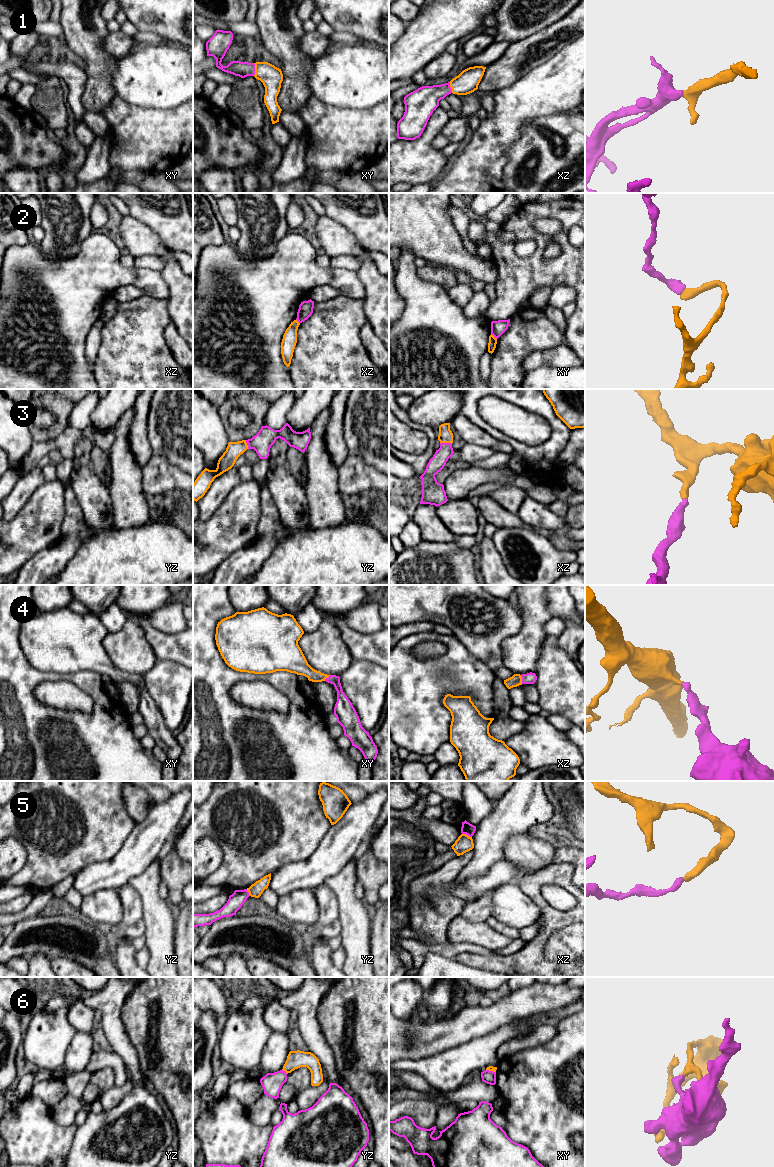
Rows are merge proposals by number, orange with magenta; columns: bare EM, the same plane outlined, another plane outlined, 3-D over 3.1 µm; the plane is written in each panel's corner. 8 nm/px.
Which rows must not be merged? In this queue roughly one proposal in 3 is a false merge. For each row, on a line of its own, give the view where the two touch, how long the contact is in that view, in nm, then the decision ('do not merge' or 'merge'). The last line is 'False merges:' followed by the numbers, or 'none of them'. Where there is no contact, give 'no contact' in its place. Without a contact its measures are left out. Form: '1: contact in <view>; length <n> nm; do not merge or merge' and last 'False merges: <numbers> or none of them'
1: contact in xy; length 100 nm; merge
2: contact in xy; length 70 nm; do not merge
3: contact in xz; length 100 nm; merge
4: contact in xz; length 70 nm; merge
5: contact in xz; length 90 nm; do not merge
6: contact in yz; length 60 nm; do not merge
False merges: 2, 5, 6

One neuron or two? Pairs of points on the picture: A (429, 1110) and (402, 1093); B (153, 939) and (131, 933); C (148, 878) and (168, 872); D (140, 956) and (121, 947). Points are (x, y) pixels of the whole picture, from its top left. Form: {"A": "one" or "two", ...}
{"A": "two", "B": "two", "C": "two", "D": "two"}

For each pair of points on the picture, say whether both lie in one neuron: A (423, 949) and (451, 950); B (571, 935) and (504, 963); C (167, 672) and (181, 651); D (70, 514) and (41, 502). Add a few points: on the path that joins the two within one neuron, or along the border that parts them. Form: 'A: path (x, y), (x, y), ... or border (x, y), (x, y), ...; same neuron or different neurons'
A: path (430, 948), (444, 949); same neuron
B: border (560, 928), (547, 940), (544, 947), (546, 959); different neurons
C: border (157, 658), (176, 661), (182, 665); different neurons
D: border (64, 489), (65, 513), (59, 535); different neurons

